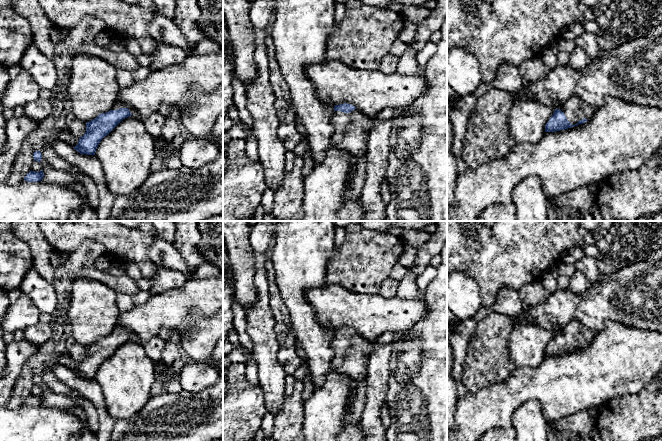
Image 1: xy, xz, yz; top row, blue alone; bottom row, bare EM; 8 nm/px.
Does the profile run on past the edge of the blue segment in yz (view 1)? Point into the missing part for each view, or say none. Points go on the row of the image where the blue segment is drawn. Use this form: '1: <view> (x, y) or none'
1: yz (575, 109)

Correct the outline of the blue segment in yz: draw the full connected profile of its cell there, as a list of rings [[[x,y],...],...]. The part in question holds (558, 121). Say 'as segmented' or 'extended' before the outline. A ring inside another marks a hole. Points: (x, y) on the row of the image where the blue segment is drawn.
extended | [[[571,97],[559,108],[555,109],[553,115],[545,125],[545,132],[565,130],[590,120],[595,114],[594,108],[578,97]]]

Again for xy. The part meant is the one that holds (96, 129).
extended | [[[116,101],[110,111],[101,113],[95,119],[86,122],[86,132],[73,148],[80,154],[95,155],[101,140],[129,116],[136,116],[136,111]]]

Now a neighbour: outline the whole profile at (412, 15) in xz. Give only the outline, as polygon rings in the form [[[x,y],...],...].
[[[404,6],[399,10],[399,14],[403,17],[405,23],[413,24],[415,26],[424,22],[429,17],[430,12],[430,9],[422,6]]]

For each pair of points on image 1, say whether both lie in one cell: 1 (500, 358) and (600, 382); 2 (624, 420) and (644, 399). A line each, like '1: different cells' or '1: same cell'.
1: different cells
2: same cell

